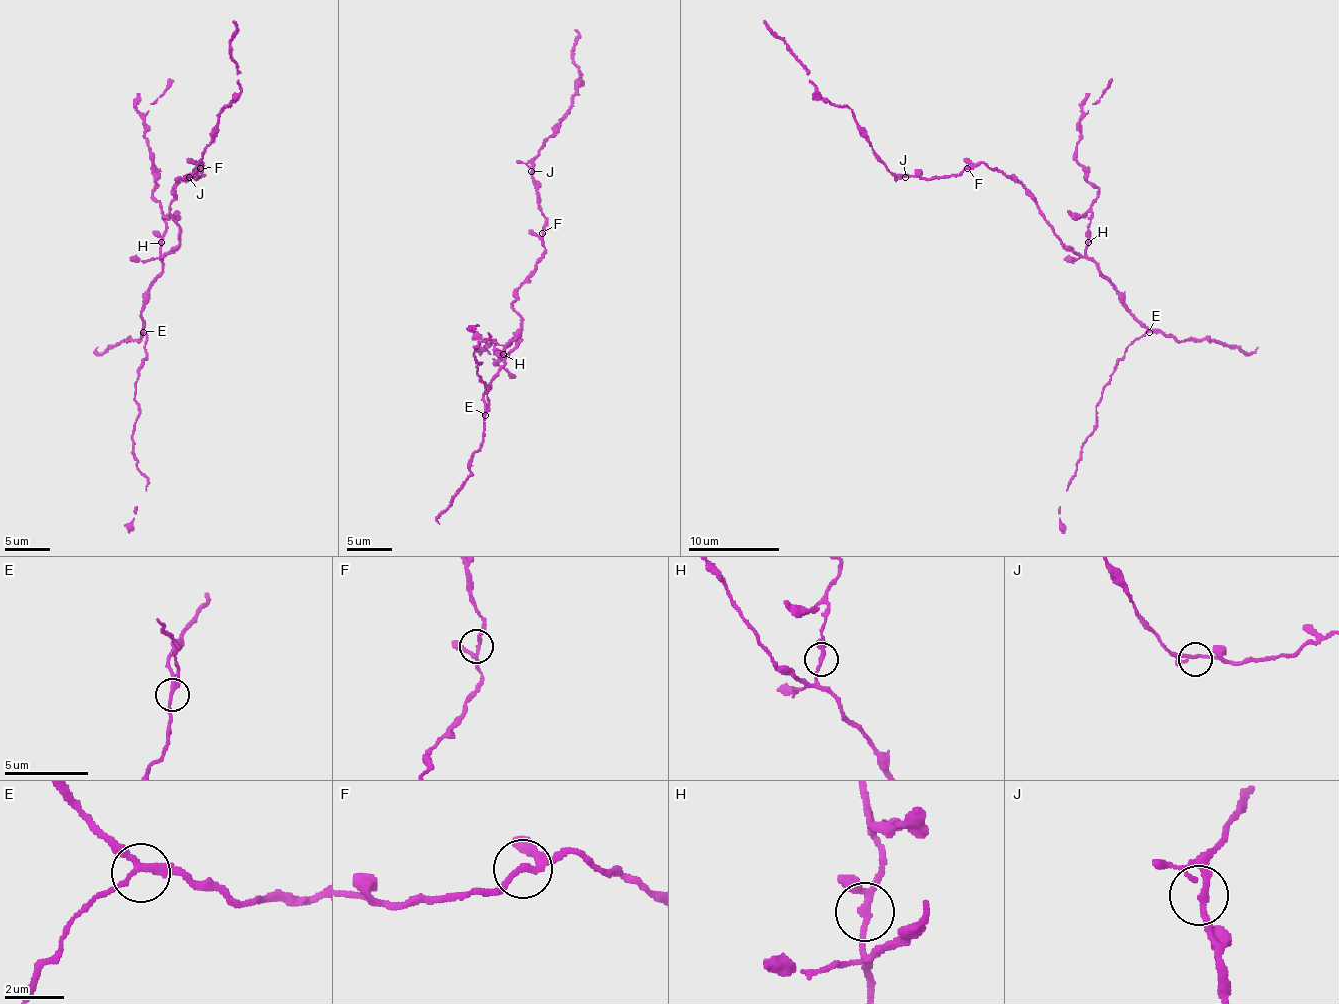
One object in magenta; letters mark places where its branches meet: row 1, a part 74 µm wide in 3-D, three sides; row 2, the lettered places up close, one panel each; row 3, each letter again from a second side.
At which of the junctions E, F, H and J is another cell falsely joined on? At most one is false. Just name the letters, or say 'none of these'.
none of these

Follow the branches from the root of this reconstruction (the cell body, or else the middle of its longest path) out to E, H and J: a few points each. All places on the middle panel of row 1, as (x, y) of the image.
E: (512, 310), (521, 319), (521, 331), (506, 346), (503, 367), (492, 378), (483, 397), (485, 415)
H: (512, 310), (521, 319), (521, 331), (503, 353)
J: (512, 310), (515, 290), (544, 251), (544, 214), (531, 171)

